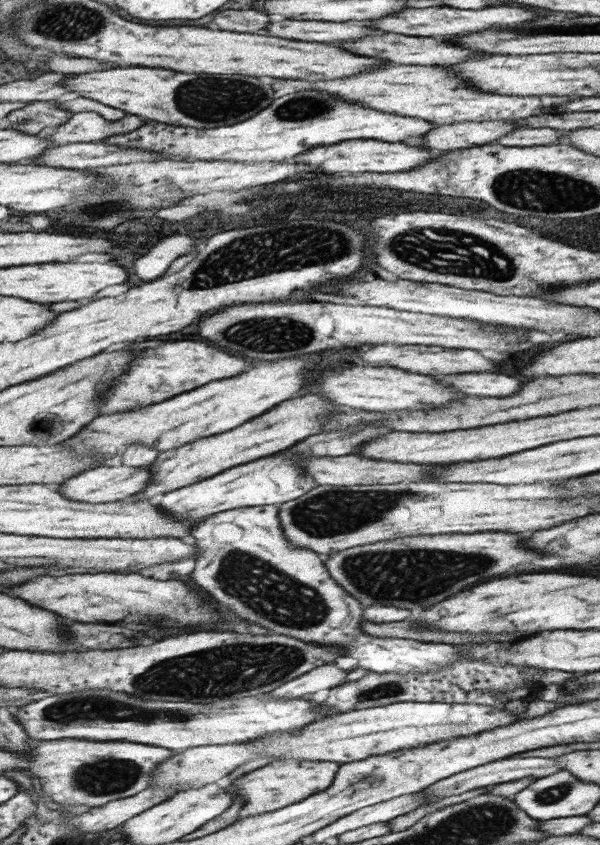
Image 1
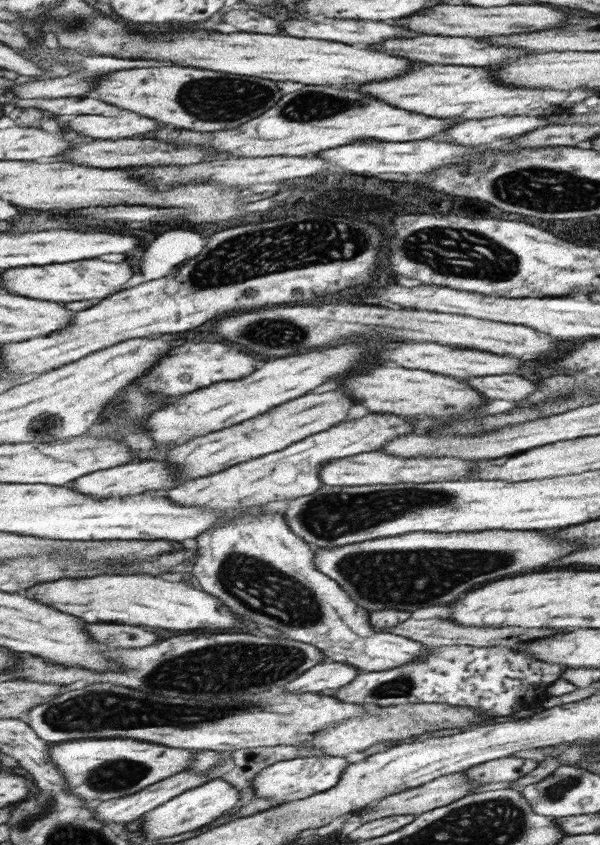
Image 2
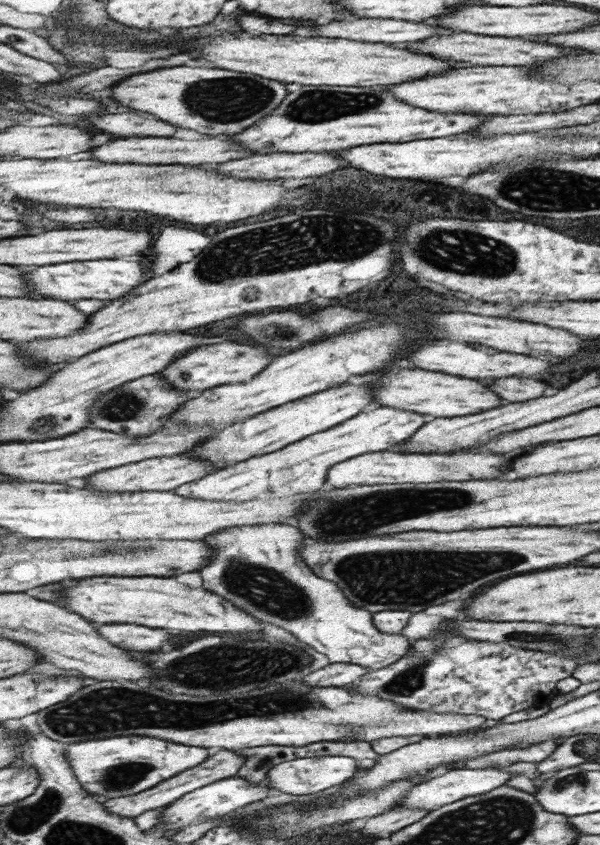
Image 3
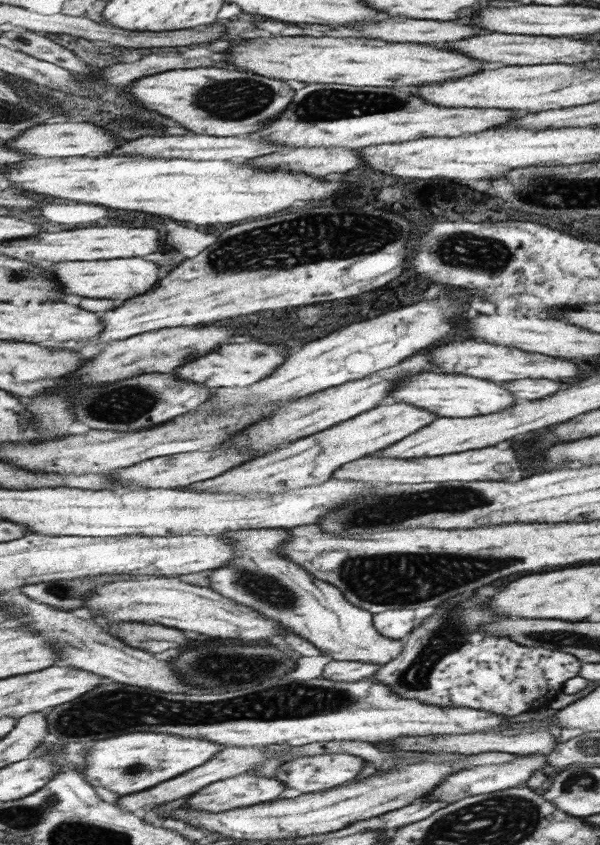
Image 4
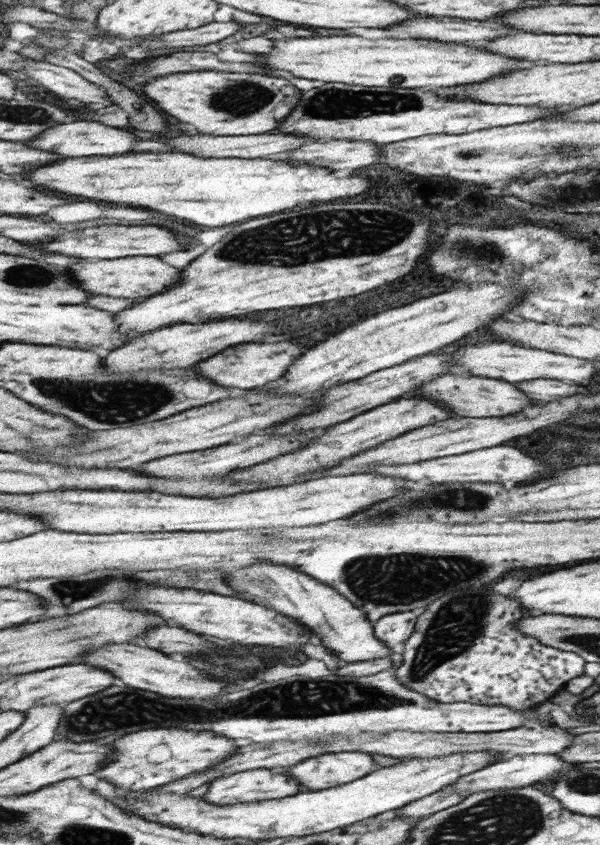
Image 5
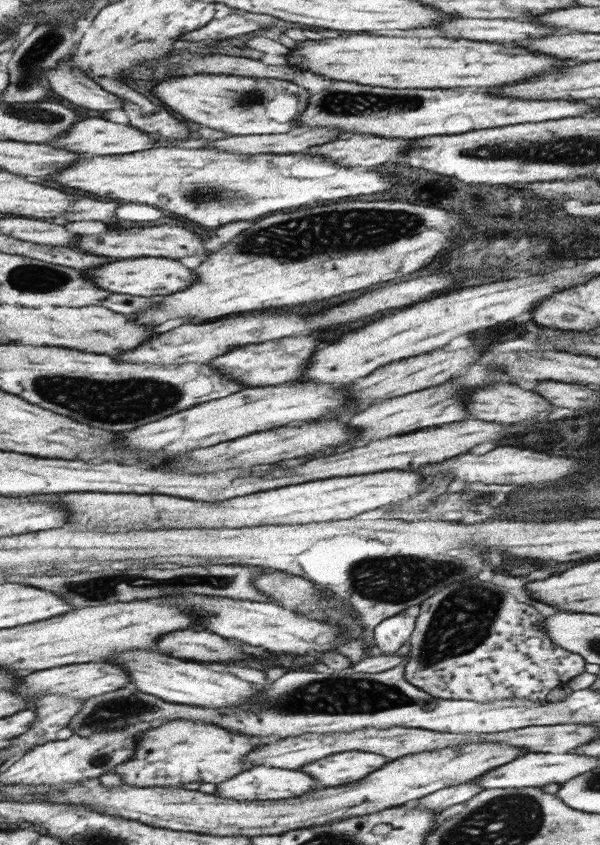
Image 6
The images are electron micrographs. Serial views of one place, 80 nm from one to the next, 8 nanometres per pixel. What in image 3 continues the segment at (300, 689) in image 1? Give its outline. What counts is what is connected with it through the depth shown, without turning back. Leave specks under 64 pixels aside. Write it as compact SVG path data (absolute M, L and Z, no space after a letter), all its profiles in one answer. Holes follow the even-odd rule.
M347 662L331 663L309 673L302 680L311 686L351 686L371 670Z

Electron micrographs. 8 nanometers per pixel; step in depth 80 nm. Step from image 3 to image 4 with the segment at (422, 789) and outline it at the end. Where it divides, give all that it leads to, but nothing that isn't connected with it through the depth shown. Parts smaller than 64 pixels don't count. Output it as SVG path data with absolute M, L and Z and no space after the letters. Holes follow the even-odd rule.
M522 756L507 764L491 765L491 766L475 766L468 770L459 770L455 774L449 774L449 780L441 782L433 791L427 795L427 801L443 801L453 803L466 797L472 797L477 794L487 794L496 790L505 790L516 787L518 784L525 783L531 774L539 771L547 766L545 756Z

